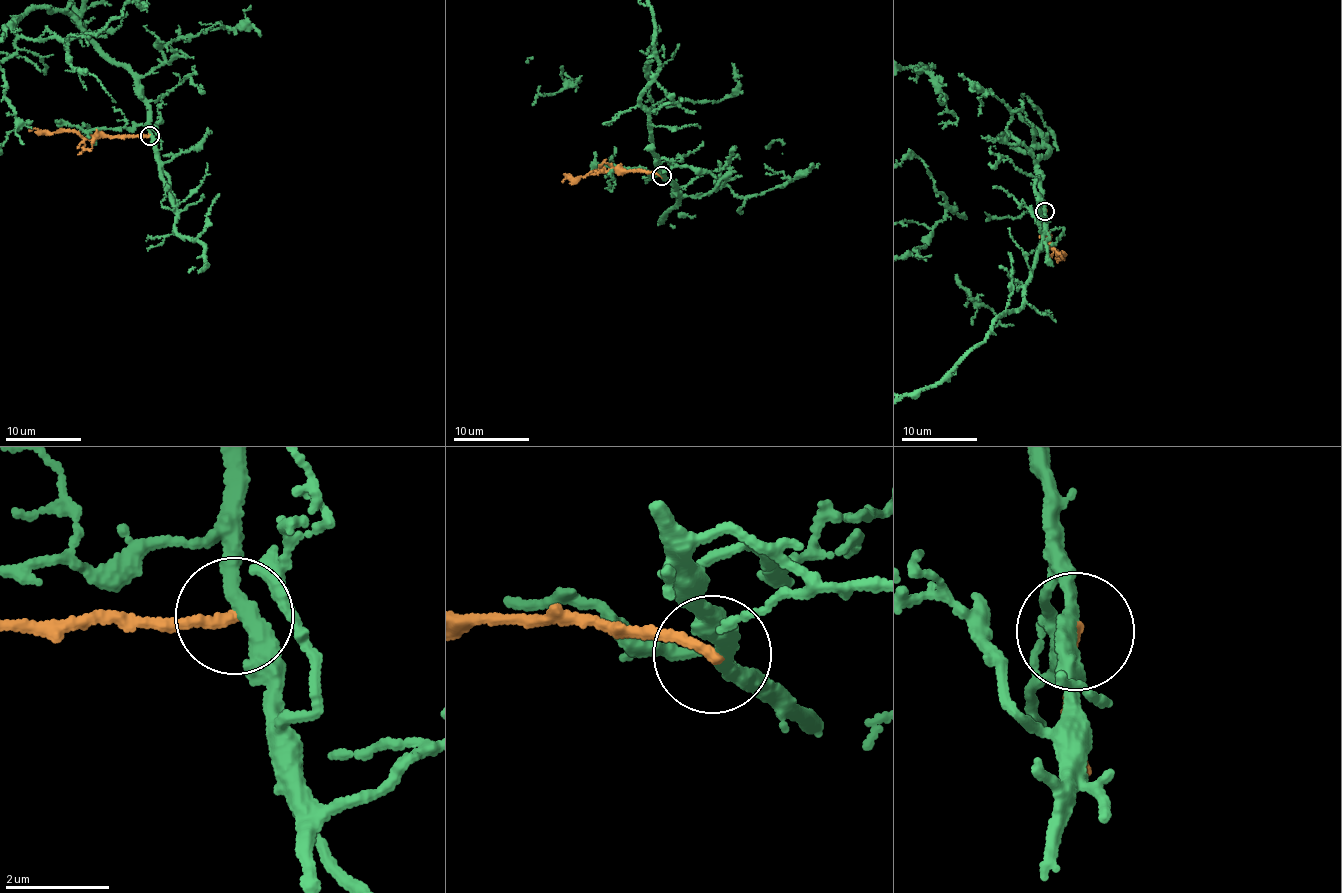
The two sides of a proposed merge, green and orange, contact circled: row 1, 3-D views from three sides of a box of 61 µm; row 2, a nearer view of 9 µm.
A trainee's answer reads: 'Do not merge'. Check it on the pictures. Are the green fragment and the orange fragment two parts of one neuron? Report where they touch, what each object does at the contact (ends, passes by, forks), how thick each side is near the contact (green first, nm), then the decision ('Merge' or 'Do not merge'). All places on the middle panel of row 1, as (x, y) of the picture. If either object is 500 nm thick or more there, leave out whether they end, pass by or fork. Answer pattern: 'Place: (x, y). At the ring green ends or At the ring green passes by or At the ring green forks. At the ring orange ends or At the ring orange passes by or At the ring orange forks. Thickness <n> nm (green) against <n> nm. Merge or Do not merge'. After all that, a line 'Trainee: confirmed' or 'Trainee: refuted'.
Place: (661, 176). At the ring green passes by. At the ring orange ends. Thickness 300 nm (green) against 190 nm. Do not merge
Trainee: confirmed

